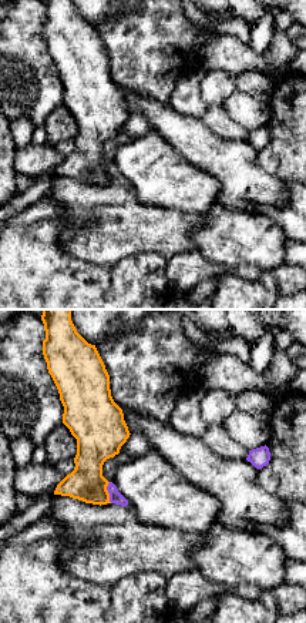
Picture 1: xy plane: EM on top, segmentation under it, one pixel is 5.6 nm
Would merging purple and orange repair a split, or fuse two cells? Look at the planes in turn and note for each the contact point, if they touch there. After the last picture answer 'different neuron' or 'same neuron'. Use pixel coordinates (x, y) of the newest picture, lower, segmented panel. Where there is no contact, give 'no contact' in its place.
meets purple at (108, 492)

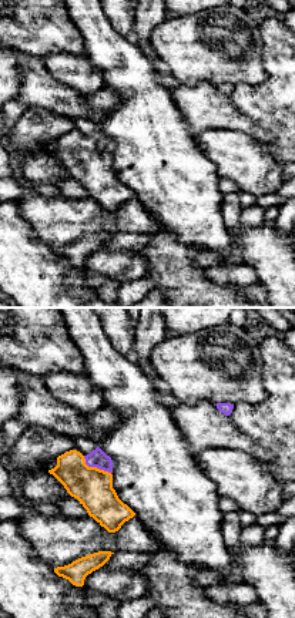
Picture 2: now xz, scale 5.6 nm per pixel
meets purple at (94, 466)

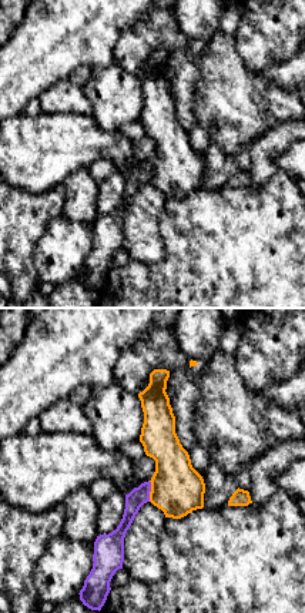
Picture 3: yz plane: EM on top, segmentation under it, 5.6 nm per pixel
meets purple at (150, 491)

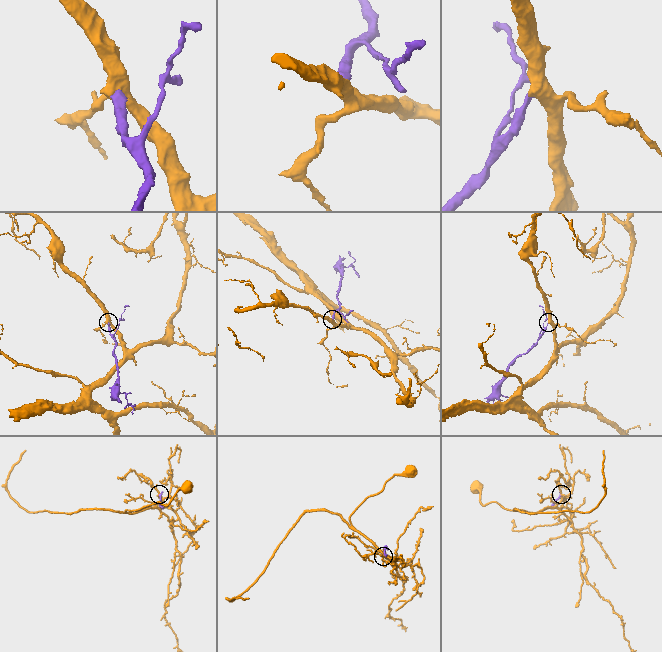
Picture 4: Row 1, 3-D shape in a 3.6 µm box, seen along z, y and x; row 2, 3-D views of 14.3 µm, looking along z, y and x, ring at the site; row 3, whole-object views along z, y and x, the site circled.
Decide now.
same neuron

